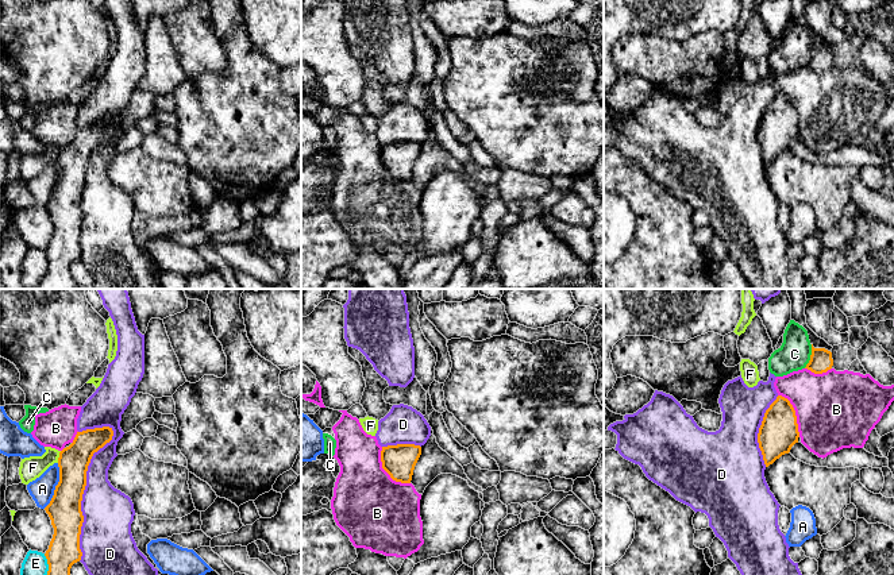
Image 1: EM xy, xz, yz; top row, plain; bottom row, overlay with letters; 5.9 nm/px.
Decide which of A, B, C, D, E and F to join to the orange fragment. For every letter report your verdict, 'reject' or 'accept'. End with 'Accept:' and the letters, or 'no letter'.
A: reject
B: reject
C: reject
D: reject
E: reject
F: reject
Accept: no letter

